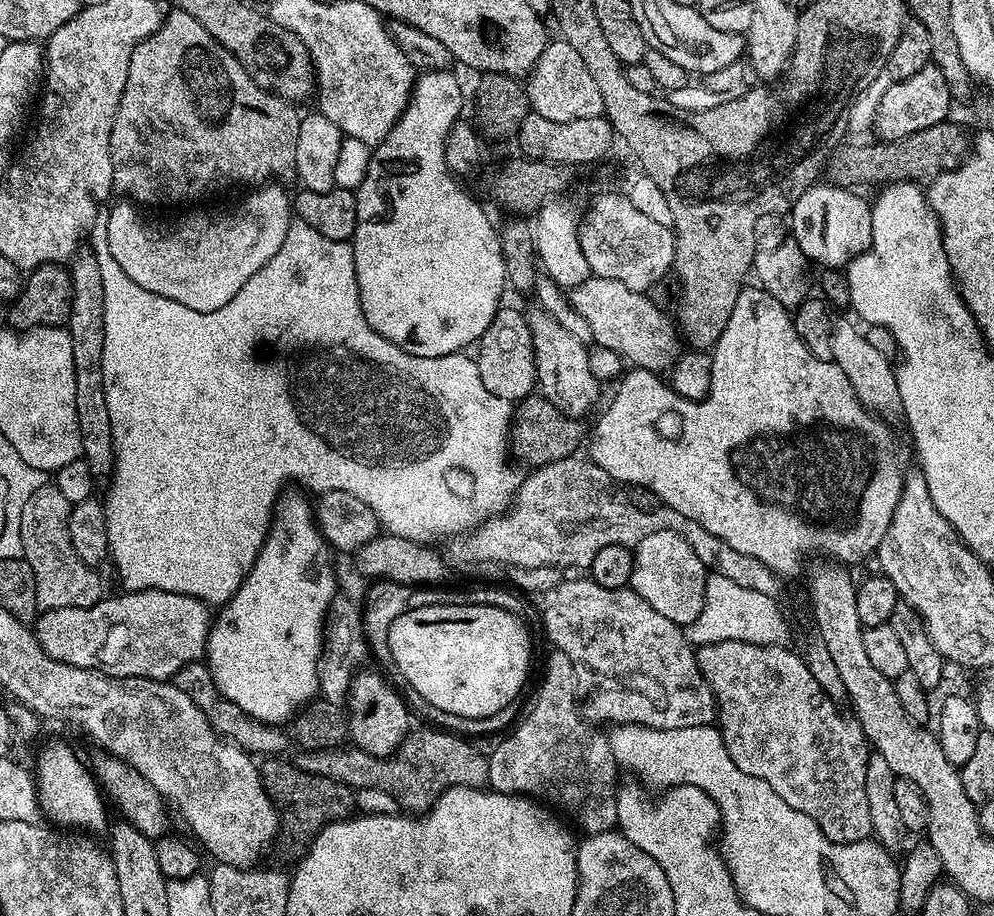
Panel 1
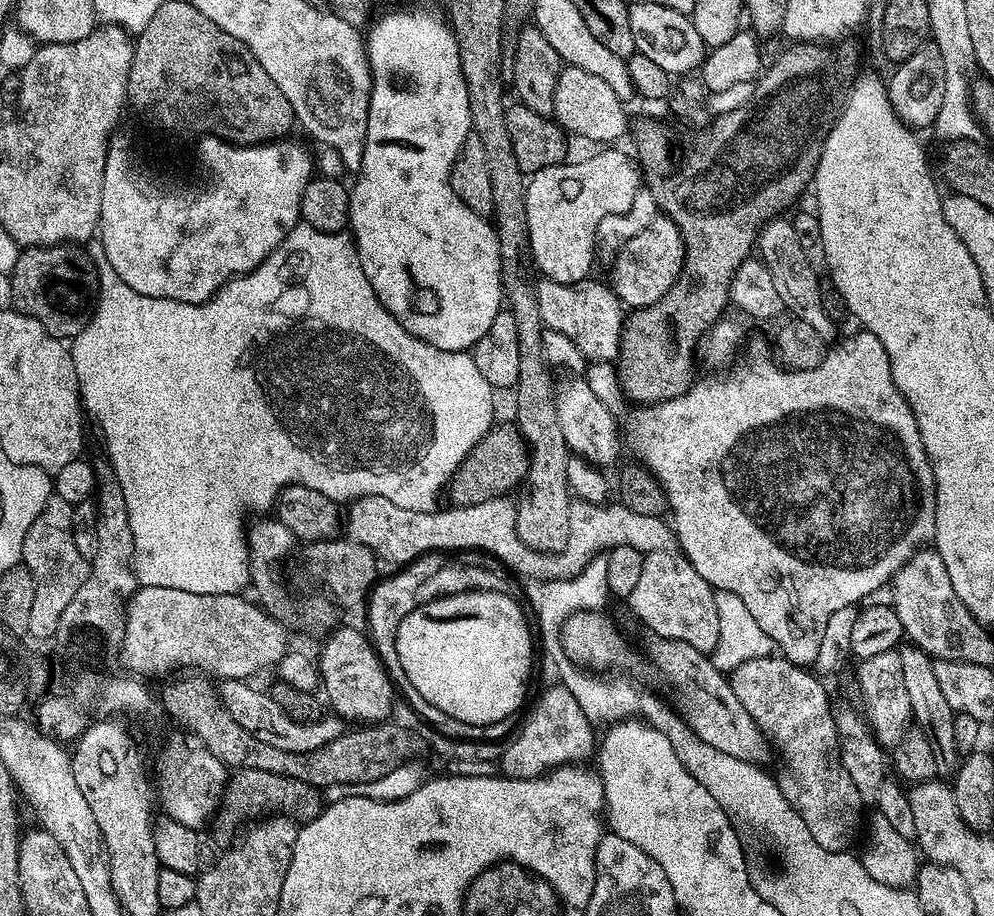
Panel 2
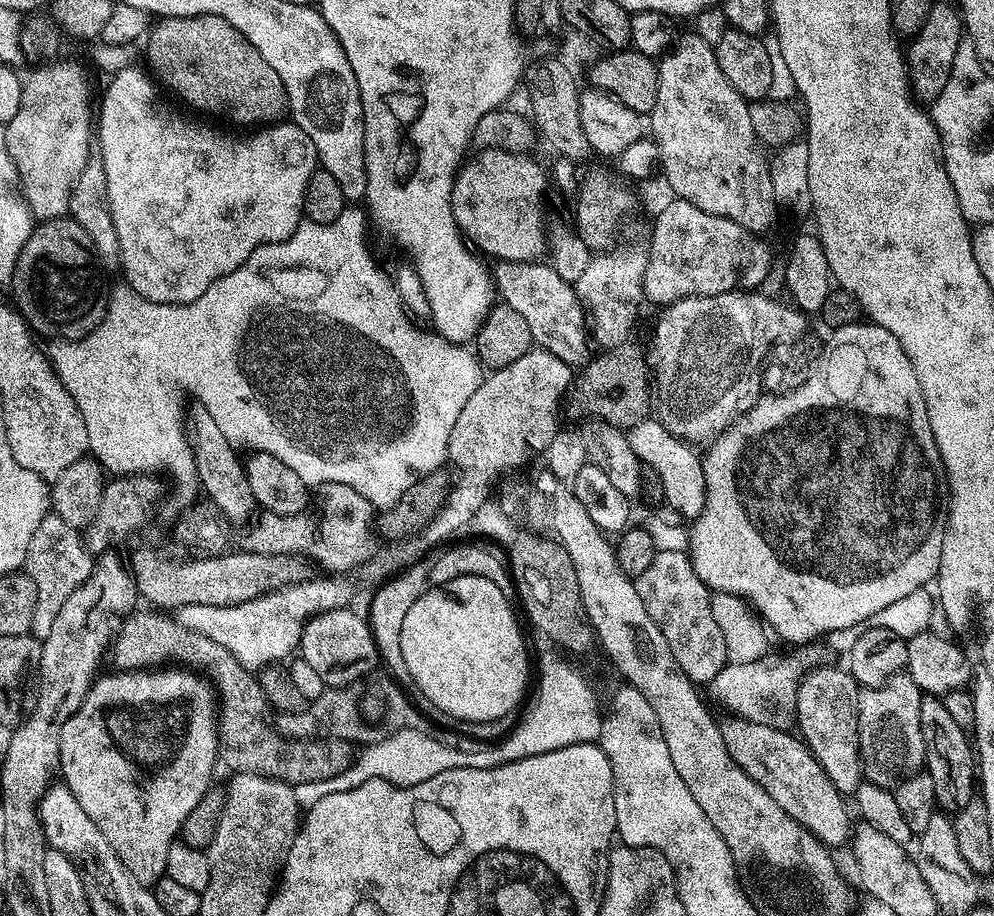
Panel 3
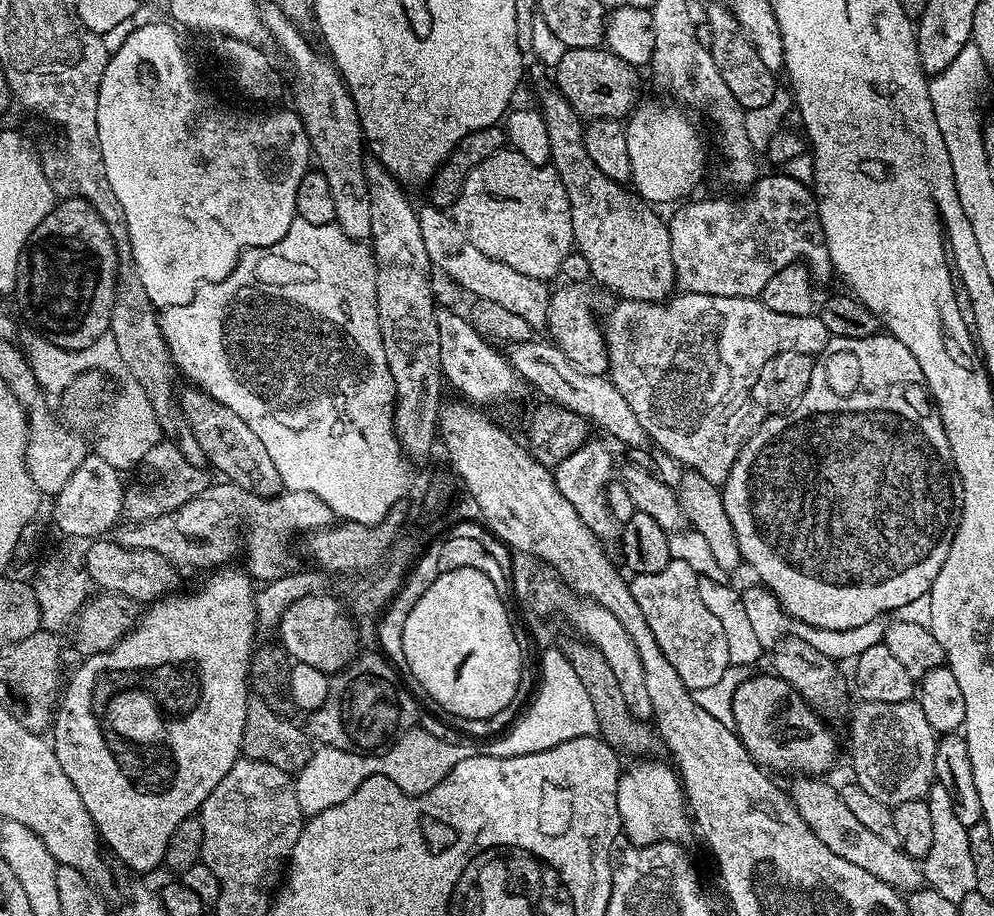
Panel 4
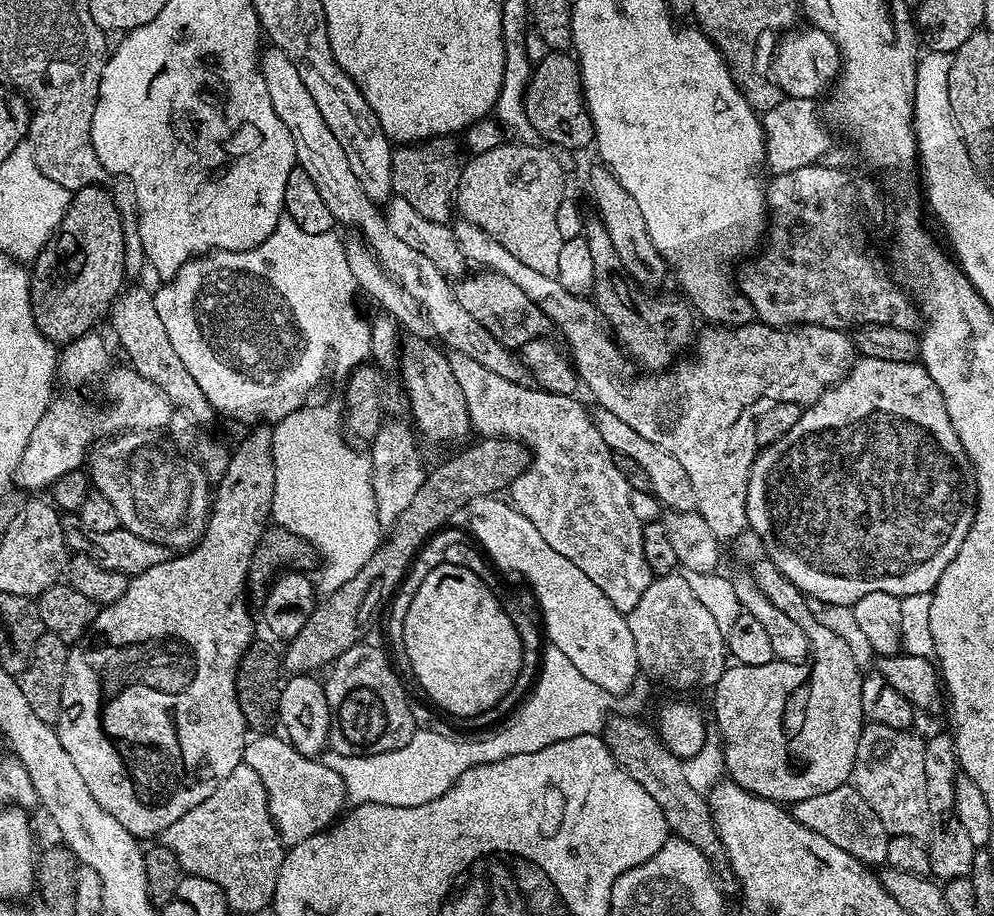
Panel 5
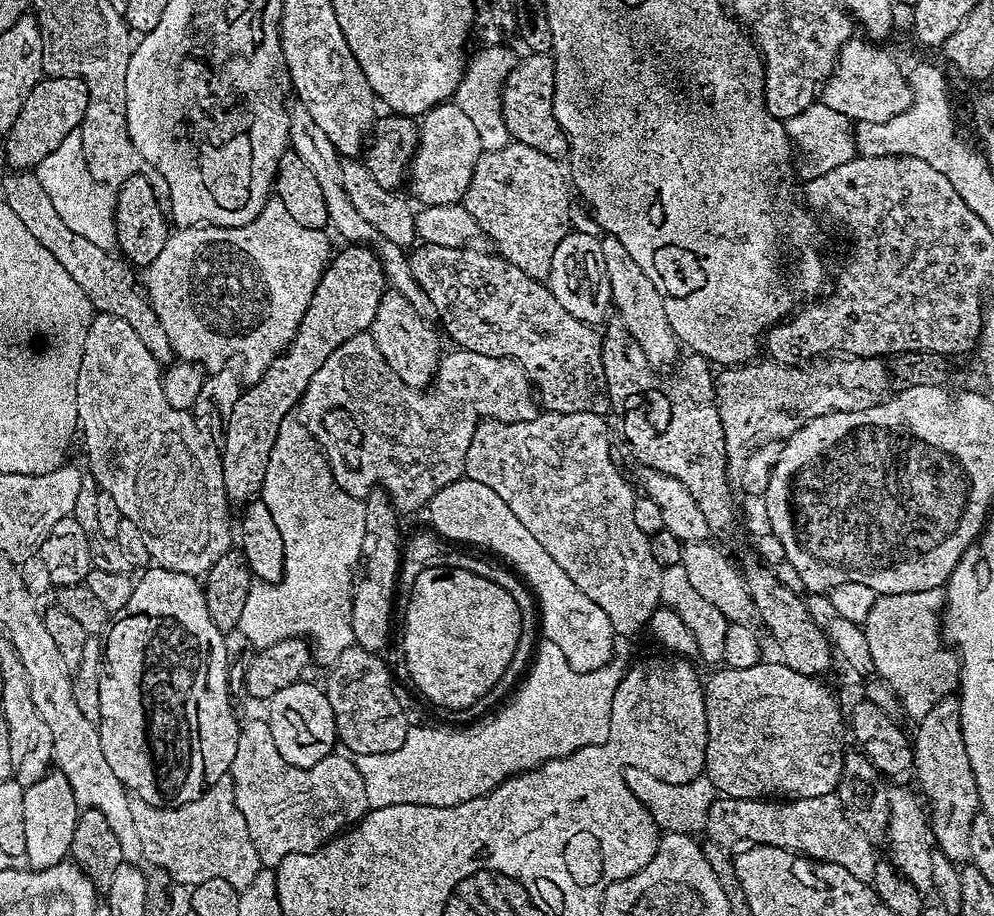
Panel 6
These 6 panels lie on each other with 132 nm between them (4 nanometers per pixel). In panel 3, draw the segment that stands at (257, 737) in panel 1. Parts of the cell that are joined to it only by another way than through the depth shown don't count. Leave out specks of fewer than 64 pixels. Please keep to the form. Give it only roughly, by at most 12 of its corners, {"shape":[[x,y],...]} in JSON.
{"shape":[[379,676],[279,713],[289,740],[377,744],[409,727],[410,701]]}

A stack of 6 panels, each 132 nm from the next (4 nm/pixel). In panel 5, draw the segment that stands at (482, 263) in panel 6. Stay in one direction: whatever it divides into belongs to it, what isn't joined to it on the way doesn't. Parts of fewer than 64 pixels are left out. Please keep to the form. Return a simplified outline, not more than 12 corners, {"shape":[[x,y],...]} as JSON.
{"shape":[[487,270],[454,288],[458,306],[506,348],[547,337],[546,314]]}

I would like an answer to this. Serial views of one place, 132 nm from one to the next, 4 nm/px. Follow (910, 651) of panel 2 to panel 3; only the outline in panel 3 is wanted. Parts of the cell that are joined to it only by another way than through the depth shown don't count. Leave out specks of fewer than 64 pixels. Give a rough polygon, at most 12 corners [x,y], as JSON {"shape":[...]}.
{"shape":[[920,697],[924,759],[937,805],[974,798],[974,744],[943,699]]}

